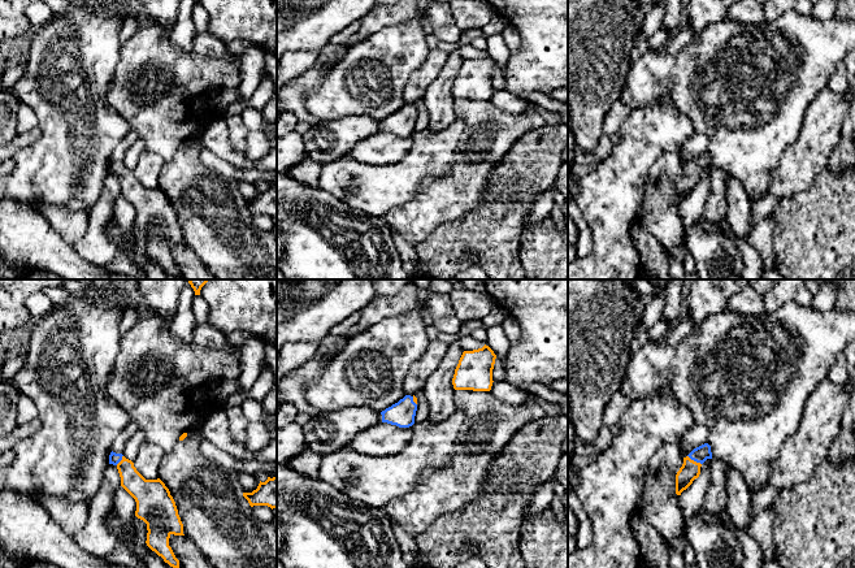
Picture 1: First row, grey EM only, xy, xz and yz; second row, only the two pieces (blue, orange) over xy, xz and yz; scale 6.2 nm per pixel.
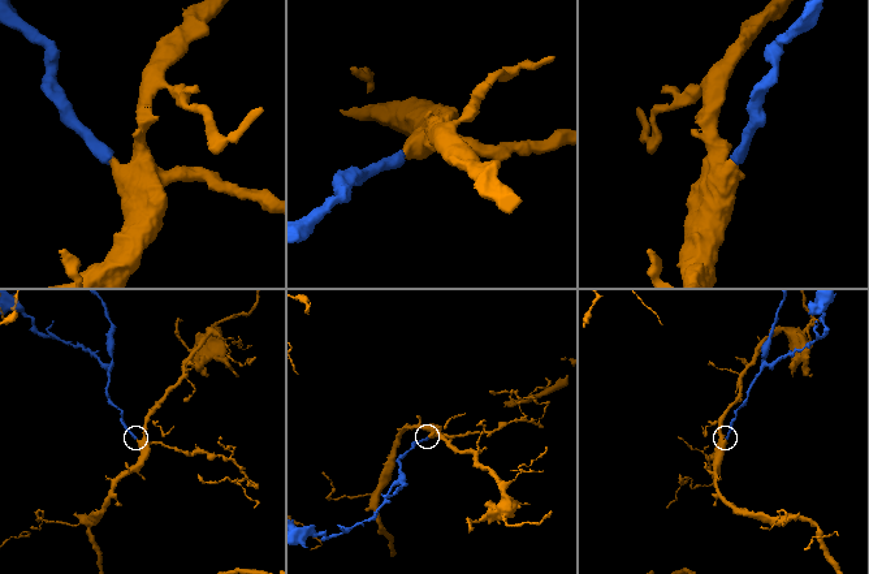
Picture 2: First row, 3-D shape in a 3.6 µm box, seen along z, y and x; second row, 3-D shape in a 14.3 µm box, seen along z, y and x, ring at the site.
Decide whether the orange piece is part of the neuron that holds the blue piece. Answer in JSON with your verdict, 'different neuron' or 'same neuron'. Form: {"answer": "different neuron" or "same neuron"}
{"answer": "same neuron"}

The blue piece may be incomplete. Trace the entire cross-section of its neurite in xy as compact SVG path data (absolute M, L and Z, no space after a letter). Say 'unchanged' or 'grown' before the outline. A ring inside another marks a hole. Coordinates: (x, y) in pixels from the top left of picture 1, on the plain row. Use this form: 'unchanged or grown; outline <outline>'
grown; outline M110 161L109 173L117 175L121 195L135 208L135 225L147 233L147 255L177 279L179 269L175 266L169 247L183 243L183 233L169 198L157 188L146 188L134 172L122 162Z

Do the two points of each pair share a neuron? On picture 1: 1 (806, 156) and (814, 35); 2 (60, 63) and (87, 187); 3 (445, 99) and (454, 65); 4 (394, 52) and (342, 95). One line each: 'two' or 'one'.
1: two
2: one
3: one
4: one

